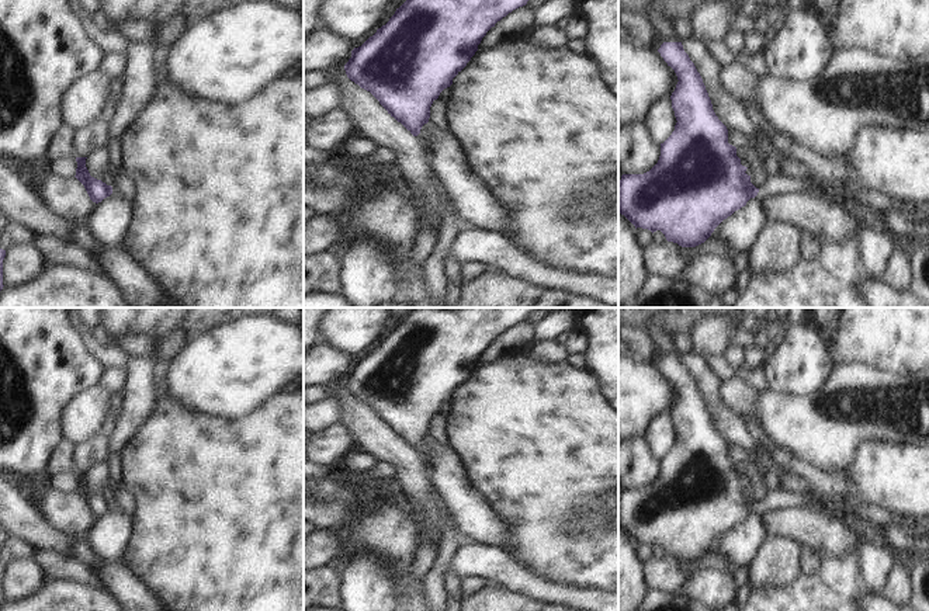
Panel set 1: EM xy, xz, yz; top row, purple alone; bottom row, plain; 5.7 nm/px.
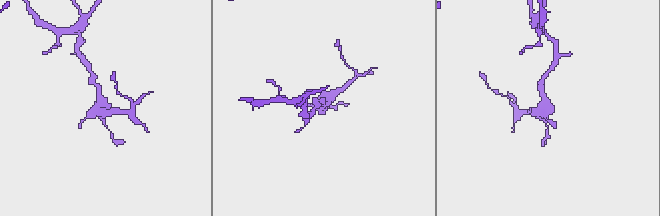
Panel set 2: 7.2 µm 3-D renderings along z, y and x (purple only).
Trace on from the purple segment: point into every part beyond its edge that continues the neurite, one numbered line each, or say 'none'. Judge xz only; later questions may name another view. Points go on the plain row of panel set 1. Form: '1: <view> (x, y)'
1: xz (423, 455)

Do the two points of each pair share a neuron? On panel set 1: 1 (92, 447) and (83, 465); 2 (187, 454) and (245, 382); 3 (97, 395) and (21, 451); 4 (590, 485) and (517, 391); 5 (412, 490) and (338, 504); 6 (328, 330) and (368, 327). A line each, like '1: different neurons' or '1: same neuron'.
1: same neuron
2: different neurons
3: different neurons
4: same neuron
5: different neurons
6: same neuron

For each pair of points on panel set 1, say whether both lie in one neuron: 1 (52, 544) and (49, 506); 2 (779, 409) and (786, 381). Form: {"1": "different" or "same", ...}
{"1": "different", "2": "different"}

